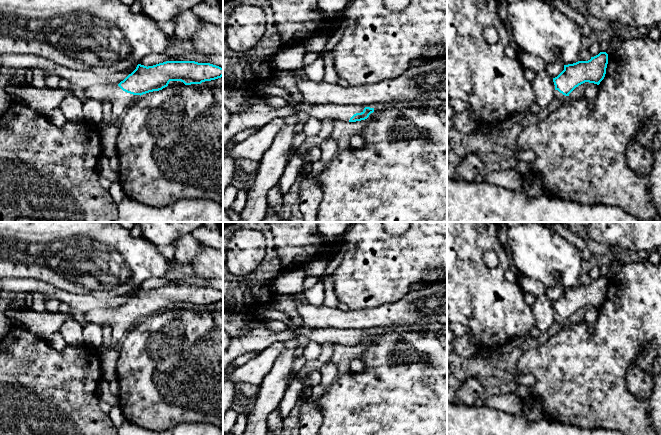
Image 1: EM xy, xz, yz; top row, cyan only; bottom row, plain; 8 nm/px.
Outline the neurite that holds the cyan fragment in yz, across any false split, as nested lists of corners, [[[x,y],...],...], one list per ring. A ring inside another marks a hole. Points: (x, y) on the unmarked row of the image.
[[[600,276],[588,285],[564,289],[564,294],[553,302],[555,322],[560,326],[565,326],[569,318],[585,306],[599,309],[605,301],[607,288],[608,278]]]

